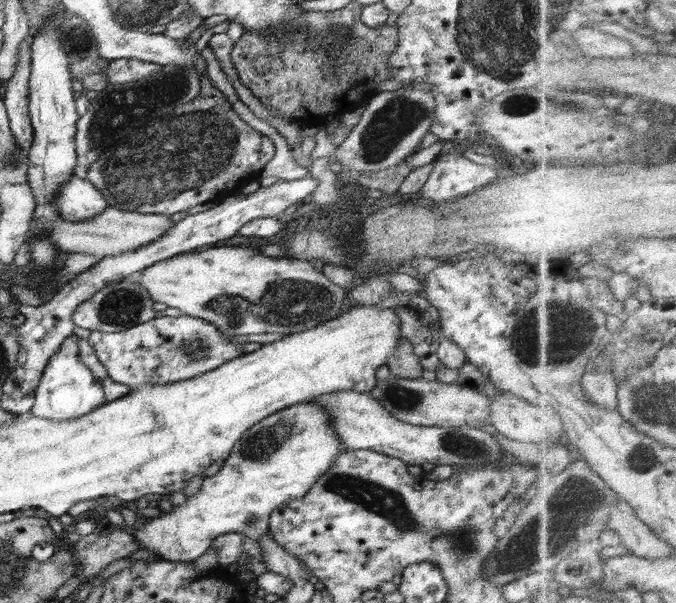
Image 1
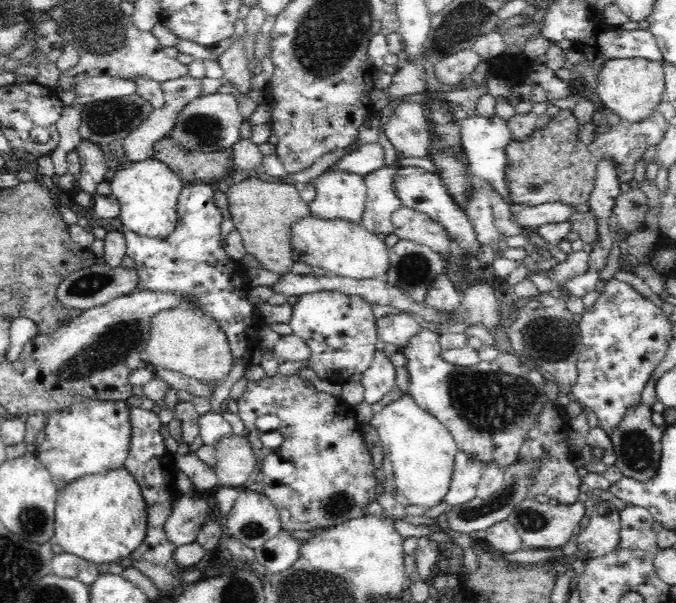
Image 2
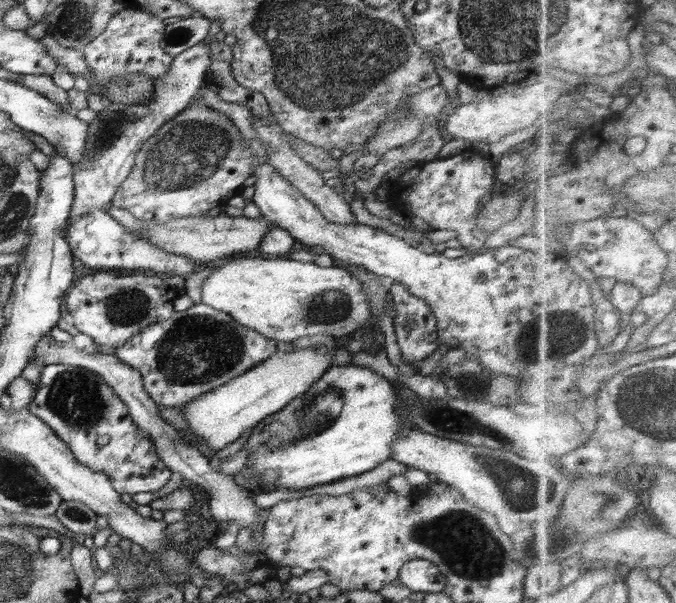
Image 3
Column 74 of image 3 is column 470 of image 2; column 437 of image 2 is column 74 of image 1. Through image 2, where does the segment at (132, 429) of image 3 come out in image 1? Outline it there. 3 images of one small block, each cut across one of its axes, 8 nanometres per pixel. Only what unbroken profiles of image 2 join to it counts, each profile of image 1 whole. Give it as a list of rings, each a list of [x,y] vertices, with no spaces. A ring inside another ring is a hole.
[[[74,333],[64,339],[56,353],[48,359],[48,364],[42,371],[40,383],[35,390],[35,401],[30,414],[40,418],[50,418],[54,421],[84,417],[84,414],[106,403],[102,382],[92,374],[78,355],[78,336]]]

